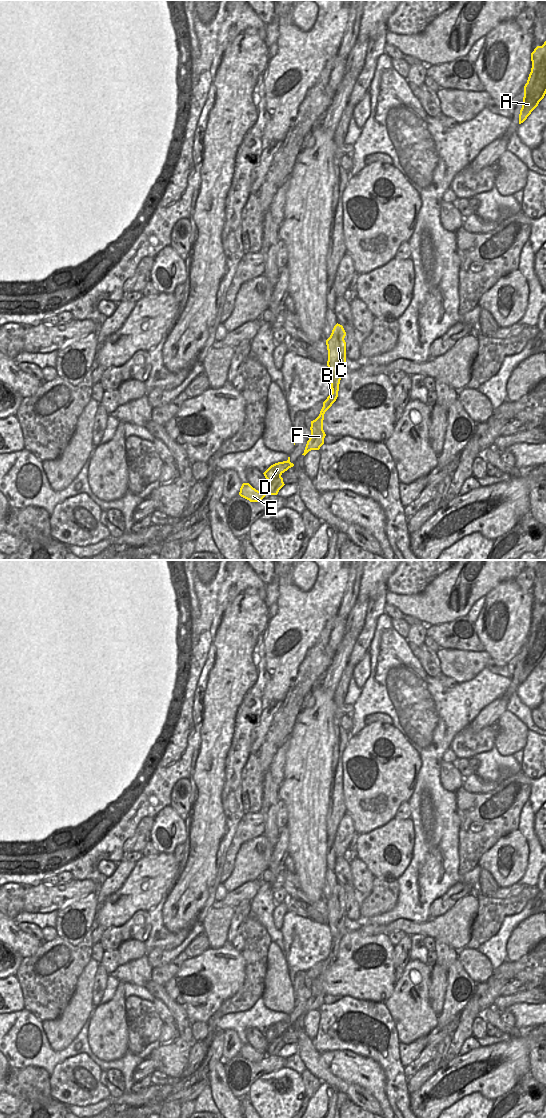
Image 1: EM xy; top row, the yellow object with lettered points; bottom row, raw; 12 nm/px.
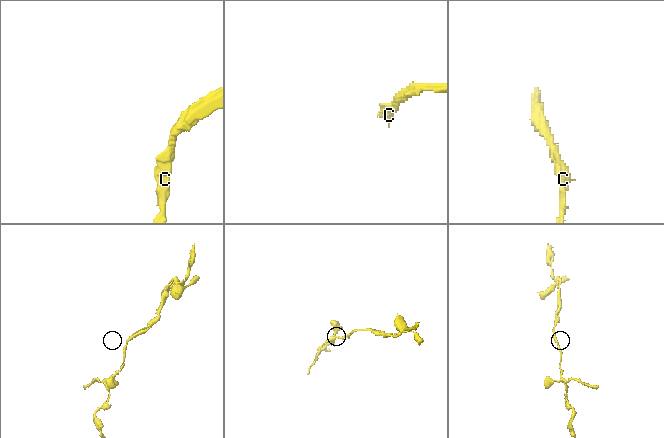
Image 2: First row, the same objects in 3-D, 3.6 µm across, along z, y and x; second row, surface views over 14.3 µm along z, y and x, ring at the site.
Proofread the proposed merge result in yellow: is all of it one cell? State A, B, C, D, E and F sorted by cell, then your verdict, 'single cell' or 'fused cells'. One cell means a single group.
A B C F / D E; fused cells

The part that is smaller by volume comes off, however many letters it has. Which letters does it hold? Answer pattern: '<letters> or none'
D, E

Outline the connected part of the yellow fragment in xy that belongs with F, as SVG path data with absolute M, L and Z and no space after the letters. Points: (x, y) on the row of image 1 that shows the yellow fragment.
M336 324L330 337L326 340L328 350L327 366L331 373L331 389L327 399L323 402L323 407L319 416L311 421L311 436L307 441L304 453L306 455L311 450L319 450L324 444L326 436L323 430L323 420L325 412L332 406L338 397L340 380L346 371L346 342L344 340L346 332L342 325Z

